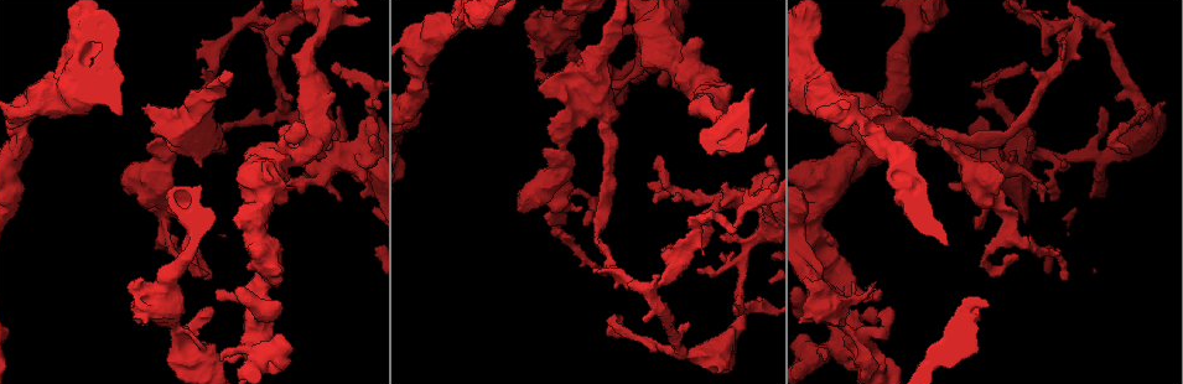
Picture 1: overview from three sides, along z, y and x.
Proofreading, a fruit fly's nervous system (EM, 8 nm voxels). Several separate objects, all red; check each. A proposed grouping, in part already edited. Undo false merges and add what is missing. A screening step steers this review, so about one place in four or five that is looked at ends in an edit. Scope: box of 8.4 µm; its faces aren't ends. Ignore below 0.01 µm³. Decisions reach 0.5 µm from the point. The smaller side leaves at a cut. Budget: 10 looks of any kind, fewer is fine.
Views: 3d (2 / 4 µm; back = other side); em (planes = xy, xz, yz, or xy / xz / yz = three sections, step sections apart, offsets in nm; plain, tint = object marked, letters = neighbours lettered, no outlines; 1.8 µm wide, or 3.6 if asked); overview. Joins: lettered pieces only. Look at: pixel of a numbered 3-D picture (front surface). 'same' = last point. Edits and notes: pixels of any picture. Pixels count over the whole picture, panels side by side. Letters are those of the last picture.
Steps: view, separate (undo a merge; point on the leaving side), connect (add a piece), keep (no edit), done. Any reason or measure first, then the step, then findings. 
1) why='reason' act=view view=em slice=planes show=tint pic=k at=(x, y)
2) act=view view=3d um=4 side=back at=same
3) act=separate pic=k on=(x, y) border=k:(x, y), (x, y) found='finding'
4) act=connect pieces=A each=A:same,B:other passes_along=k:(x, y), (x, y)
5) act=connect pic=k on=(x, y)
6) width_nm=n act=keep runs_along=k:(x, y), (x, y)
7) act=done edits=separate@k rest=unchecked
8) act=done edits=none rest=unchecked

why='abrupt turn' act=view view=3d um=2 pic=1 at=(808, 364)

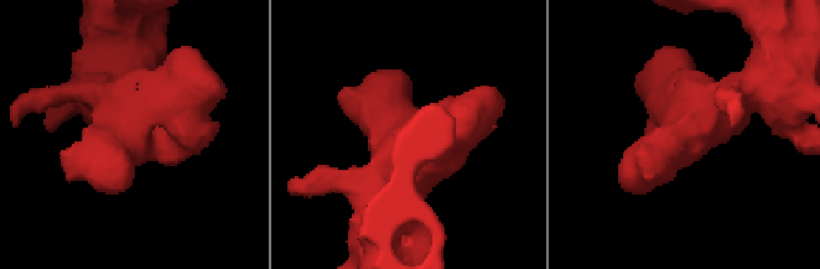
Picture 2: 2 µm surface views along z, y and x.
why='need the tissue' act=view view=em slice=planes show=tint pic=2 at=(166, 136)

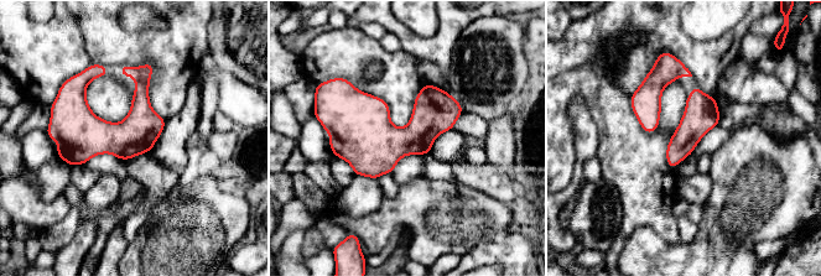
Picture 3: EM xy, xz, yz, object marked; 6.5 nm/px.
why='what lies round it' act=view view=em slice=planes show=letters at=same

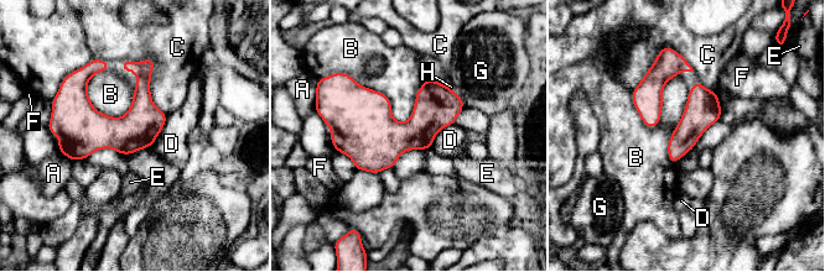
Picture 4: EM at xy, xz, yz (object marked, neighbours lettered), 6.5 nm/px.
width_nm=200 act=keep each=A:other,B:other,C:other,D:other,E:other,F:other,G:other,H:other border=4:(348, 73), (398, 121), (426, 79) found='continuous, no second neuron'

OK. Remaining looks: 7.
why='sudden change in width' act=view view=3d um=4 pic=1 at=(698, 67)

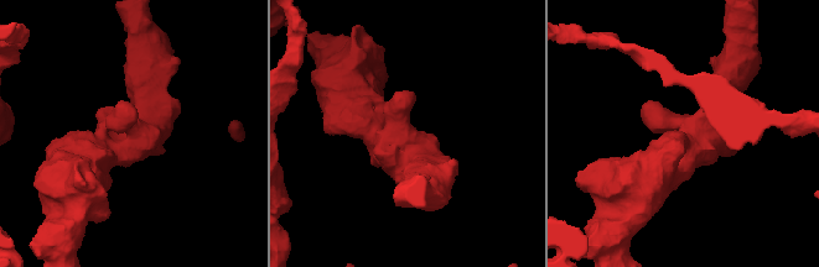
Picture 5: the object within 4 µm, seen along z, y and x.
act=view view=em slice=xy step=4 show=tint pic=5 at=(408, 139)

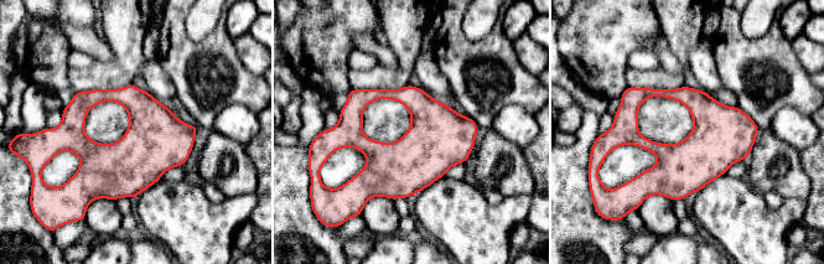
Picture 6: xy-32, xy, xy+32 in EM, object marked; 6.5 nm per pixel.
act=view view=em slice=planes show=letters at=same

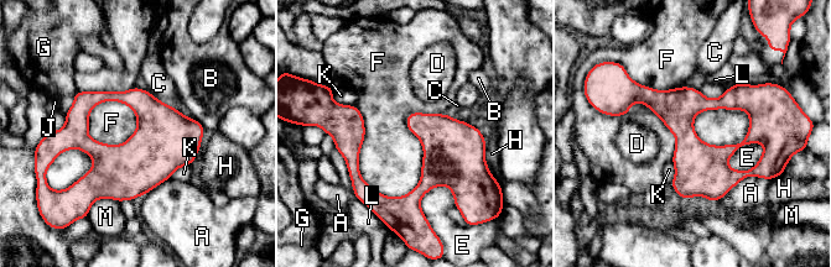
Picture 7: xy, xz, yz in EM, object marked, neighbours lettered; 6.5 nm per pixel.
longest_contact=F:700nm act=keep each=A:other,B:other,C:other,D:other,E:other,F:other,G:other,H:other,J:other,K:other,L:other,M:other found='continuous, no second neuron'

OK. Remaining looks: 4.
why='an open end' act=view view=3d um=2 pic=1 at=(582, 207)

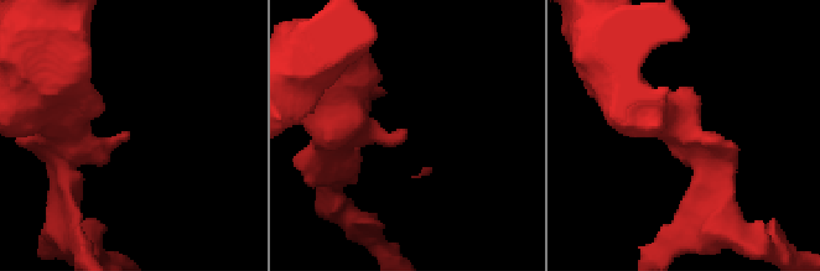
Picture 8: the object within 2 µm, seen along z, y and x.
arm_widths_nm=200,360 why='now the EM' act=view view=em slice=planes show=letters pic=8 at=(405, 136)

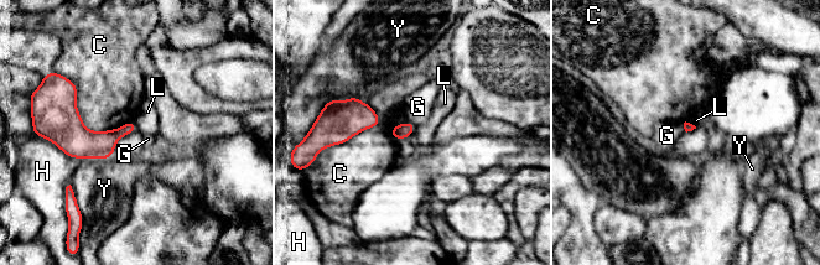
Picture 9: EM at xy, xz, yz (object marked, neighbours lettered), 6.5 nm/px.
act=keep each=C:other,G:other,H:other,L:other,Y:other border=9:(133, 120), (138, 129) found='none of them fits'

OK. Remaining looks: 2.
why='thick turns thin' act=view view=em um=3.6 slice=xy step=8 show=letters pic=1 at=(456, 22)

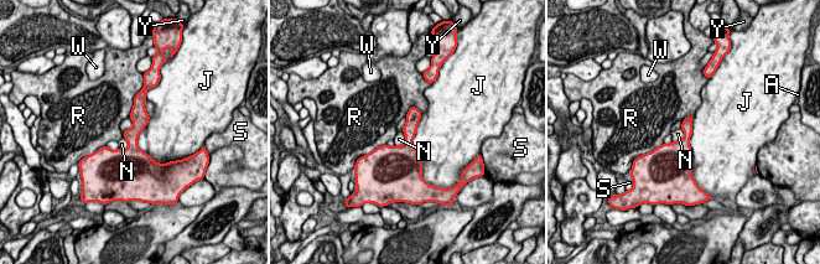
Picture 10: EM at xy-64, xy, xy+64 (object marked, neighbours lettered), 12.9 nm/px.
act=keep each=A:other,J:other,N:other,R:other,S:other,W:other,Y:other border=10:(123, 135), (126, 146), (122, 150) found='continuous, no second neuron'

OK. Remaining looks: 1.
act=done edits=none rest=unchecked

